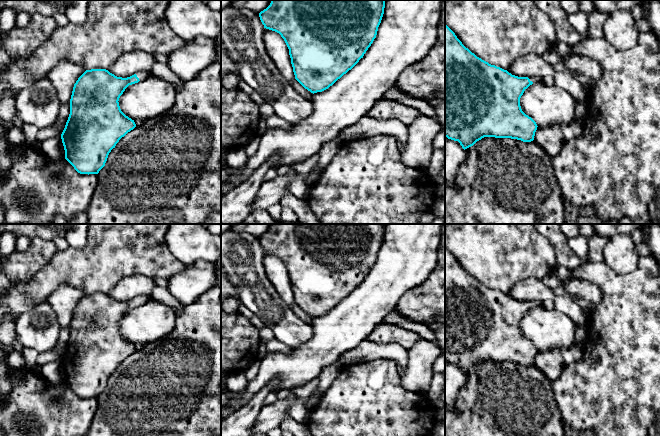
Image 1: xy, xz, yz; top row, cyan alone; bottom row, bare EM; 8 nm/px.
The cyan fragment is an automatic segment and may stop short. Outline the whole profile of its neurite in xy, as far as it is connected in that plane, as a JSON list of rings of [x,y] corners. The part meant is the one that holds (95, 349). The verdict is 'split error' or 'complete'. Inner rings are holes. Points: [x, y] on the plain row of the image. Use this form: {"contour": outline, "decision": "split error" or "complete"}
{"contour": [[[106,293],[86,294],[76,305],[70,323],[70,338],[61,358],[65,383],[80,398],[98,398],[119,364],[136,351],[120,333],[119,322],[132,308],[150,300],[141,295],[130,301],[117,301]]], "decision": "split error"}

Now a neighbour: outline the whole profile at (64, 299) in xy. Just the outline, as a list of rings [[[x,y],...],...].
[[[62,285],[58,287],[49,297],[61,328],[67,327],[71,323],[74,308],[86,293],[73,286]]]

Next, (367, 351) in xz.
[[[366,338],[357,347],[344,352],[338,361],[345,367],[376,359],[393,360],[401,375],[408,365],[408,350],[398,343],[375,343]]]

